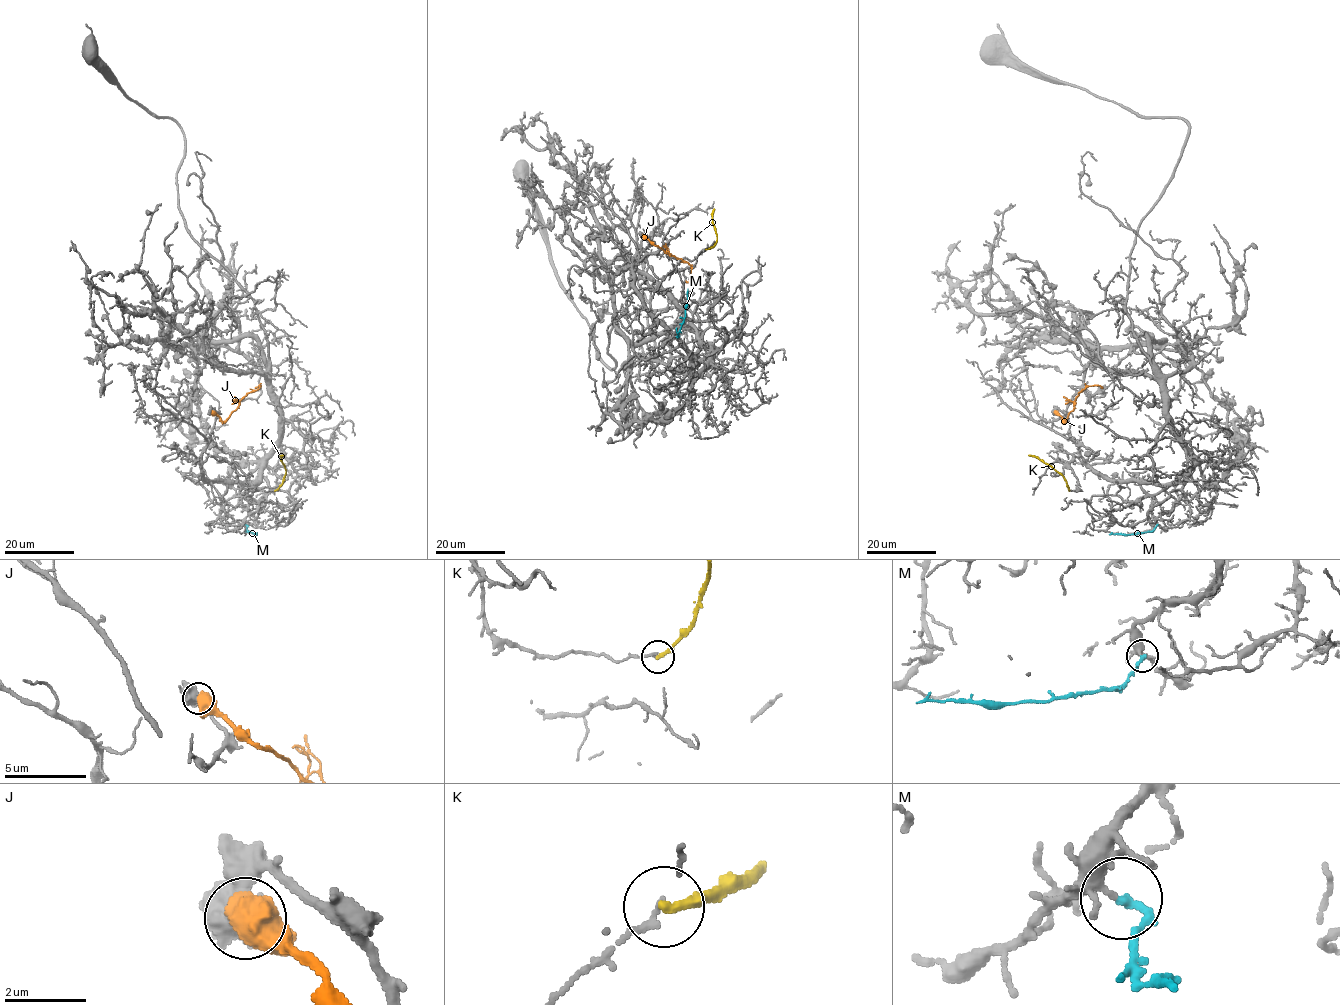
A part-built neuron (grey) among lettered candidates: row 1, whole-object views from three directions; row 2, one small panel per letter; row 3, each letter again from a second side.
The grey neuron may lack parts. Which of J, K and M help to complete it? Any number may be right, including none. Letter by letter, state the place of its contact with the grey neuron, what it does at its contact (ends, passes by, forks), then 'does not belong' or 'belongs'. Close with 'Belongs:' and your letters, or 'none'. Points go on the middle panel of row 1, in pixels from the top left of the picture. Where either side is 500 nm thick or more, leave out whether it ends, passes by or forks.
J: meets grey at (643, 235); does not belong
K: meets grey at (706, 249); it ends there; does not belong
M: meets grey at (676, 337); it ends there; belongs
Belongs: M

